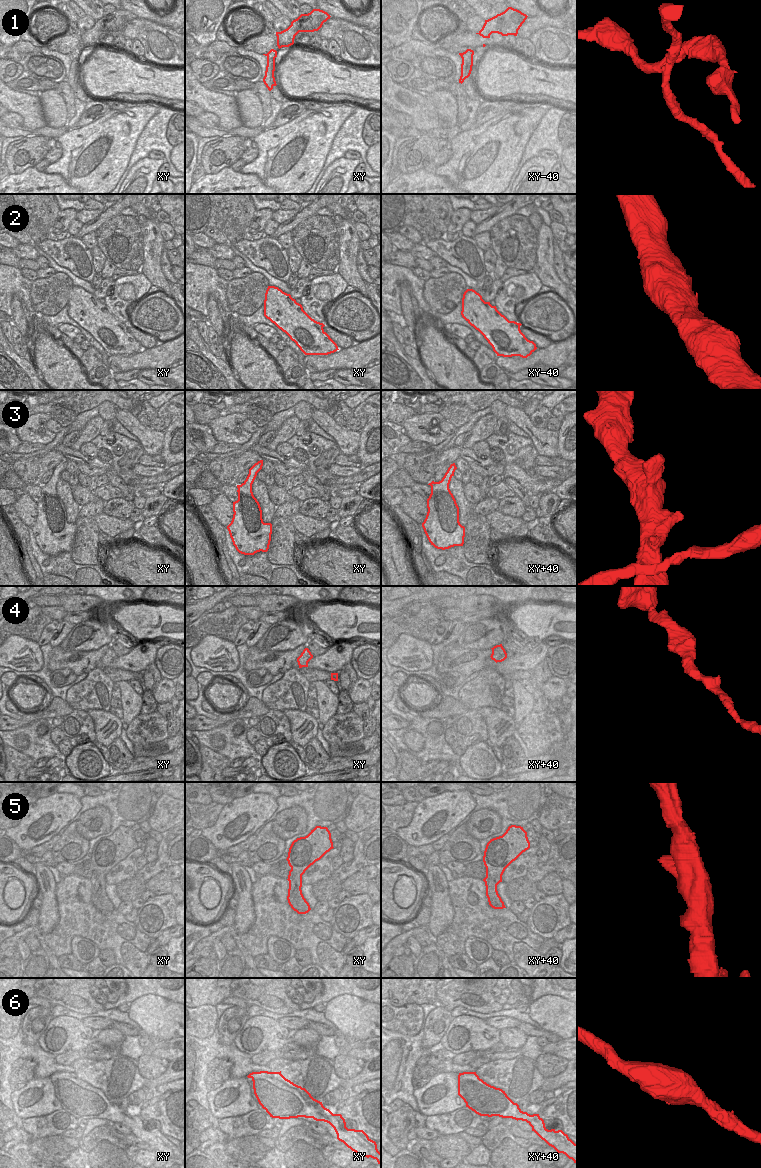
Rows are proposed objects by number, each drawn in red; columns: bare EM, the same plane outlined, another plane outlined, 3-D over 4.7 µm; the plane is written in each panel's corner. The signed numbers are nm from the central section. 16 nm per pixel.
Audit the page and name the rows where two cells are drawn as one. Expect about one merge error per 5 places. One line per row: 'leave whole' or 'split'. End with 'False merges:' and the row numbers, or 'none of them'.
1: split
2: leave whole
3: leave whole
4: leave whole
5: leave whole
6: leave whole
False merges: 1

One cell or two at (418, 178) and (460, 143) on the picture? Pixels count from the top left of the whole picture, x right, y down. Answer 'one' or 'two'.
two

